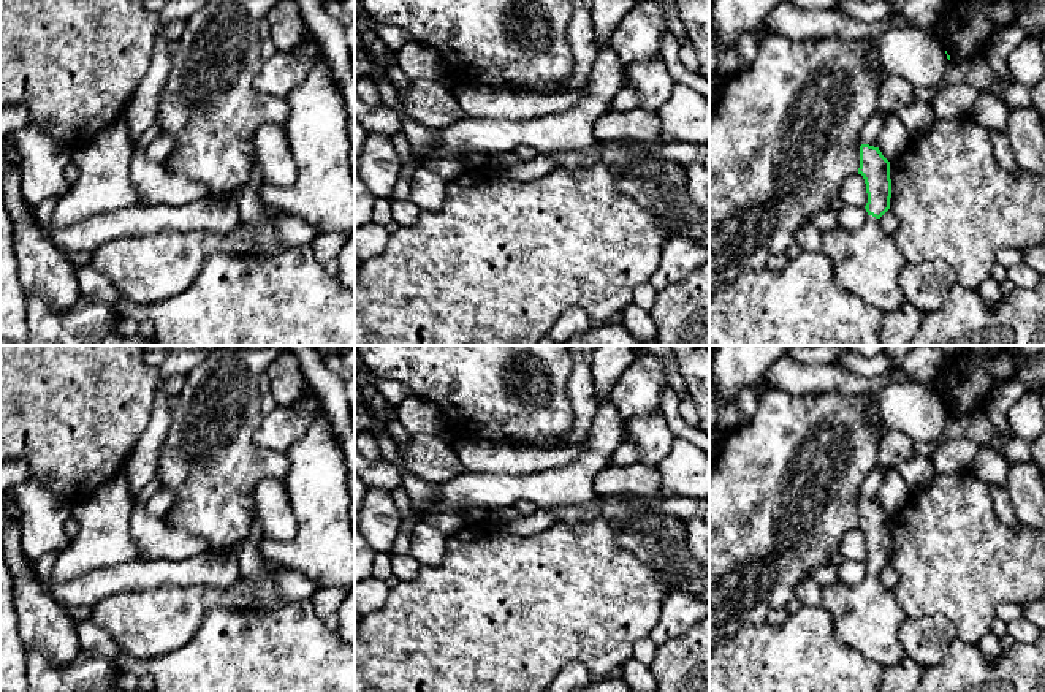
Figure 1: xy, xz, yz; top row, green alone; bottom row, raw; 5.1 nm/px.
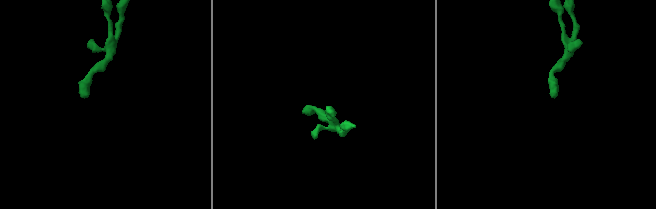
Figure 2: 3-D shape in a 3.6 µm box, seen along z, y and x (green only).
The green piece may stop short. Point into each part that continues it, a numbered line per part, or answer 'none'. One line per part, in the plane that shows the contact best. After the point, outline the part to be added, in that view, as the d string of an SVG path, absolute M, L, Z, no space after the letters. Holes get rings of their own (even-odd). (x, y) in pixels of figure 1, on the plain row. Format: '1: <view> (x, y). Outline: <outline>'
1: yz (866, 616). Outline: M868 570L866 578L855 586L834 583L822 589L822 605L831 616L836 640L884 667L891 667L906 657L898 638L901 625L907 618L901 610L895 591L880 584L880 575Z

